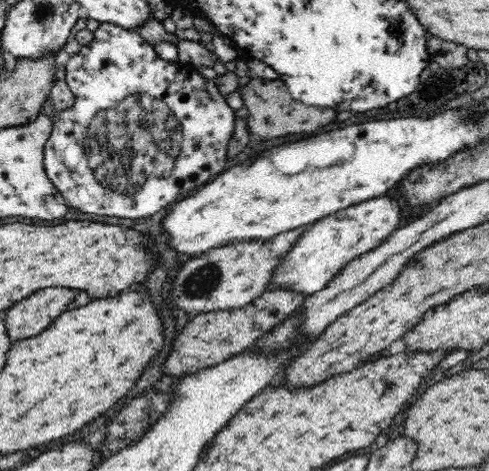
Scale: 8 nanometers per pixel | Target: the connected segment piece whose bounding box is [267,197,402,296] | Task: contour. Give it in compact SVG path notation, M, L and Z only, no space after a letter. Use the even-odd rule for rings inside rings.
M376 197L316 220L298 236L293 250L274 268L267 290L286 289L308 296L326 288L346 264L378 248L399 227L400 216L402 206L398 200Z

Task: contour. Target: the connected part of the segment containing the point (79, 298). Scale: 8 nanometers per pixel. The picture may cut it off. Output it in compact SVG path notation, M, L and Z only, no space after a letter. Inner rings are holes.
M46 288L14 304L6 314L1 314L6 322L6 333L10 341L30 338L44 332L62 312L86 306L90 302L88 294L82 290L68 288Z

